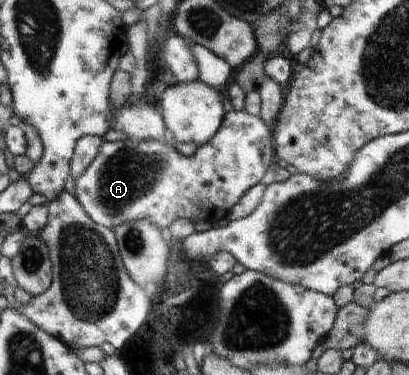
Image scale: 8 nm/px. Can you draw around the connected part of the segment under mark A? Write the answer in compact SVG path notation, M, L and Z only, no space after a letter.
M246 111L226 113L222 128L218 134L203 144L193 156L182 156L177 152L175 143L157 142L157 140L119 140L119 142L104 141L99 148L97 157L77 180L75 180L75 194L79 205L98 225L109 228L112 232L119 224L129 220L149 218L159 228L170 227L171 222L183 218L188 220L205 220L211 224L229 217L231 208L239 202L239 198L261 183L267 173L267 156L269 167L275 154L272 130L267 132L267 124L261 116L253 116Z

